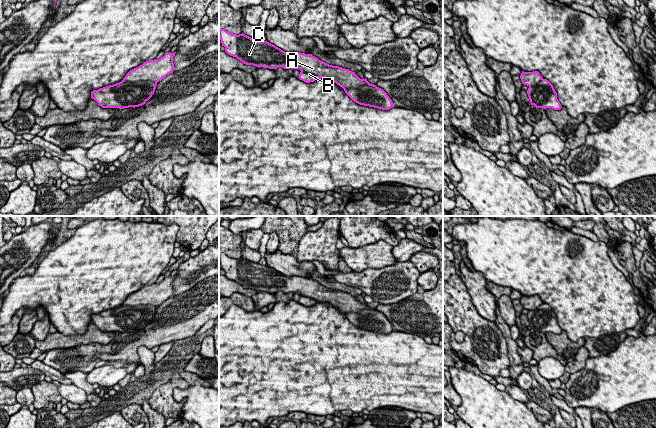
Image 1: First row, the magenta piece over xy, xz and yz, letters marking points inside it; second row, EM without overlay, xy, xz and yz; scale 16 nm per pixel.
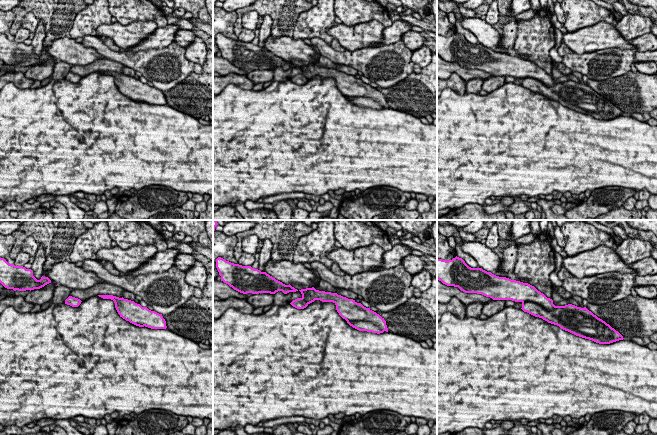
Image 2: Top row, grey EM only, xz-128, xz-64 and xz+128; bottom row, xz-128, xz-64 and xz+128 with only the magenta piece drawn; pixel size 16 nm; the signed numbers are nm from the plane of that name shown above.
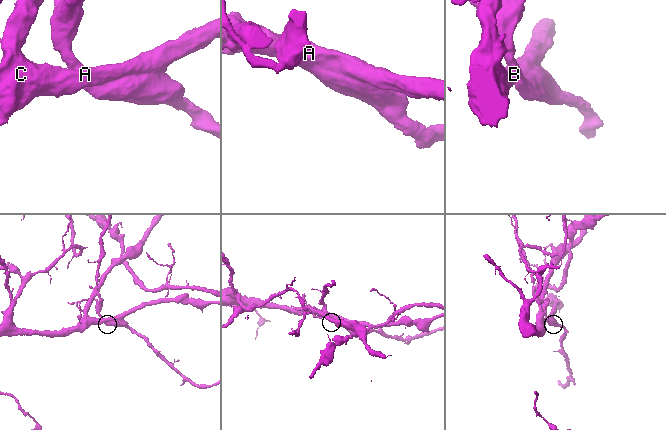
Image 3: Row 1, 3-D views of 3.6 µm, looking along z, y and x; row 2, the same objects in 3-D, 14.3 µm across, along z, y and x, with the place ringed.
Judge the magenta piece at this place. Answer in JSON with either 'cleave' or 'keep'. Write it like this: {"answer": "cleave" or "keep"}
{"answer": "cleave"}

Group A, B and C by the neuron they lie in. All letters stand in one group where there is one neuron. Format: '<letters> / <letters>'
A C / B

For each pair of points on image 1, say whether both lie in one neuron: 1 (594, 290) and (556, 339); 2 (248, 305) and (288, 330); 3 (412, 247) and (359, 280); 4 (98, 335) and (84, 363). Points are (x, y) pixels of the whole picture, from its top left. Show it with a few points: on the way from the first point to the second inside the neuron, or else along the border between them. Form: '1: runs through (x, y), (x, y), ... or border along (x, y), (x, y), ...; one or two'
1: border along (562, 330), (570, 340), (576, 342); two
2: border along (231, 304), (236, 304), (247, 311), (254, 311); two
3: border along (409, 259), (397, 263); two
4: border along (115, 333), (107, 343), (71, 348); two

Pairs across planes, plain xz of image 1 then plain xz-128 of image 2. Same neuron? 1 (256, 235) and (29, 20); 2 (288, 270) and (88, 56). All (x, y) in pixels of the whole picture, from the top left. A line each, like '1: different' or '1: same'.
1: same
2: same

